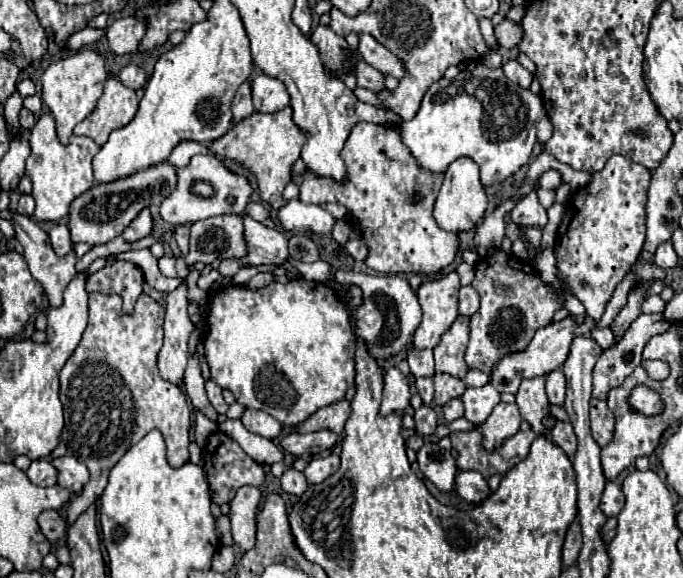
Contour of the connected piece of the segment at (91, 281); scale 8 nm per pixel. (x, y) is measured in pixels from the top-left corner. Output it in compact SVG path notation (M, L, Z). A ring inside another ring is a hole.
M108 255L108 263L88 277L86 291L106 293L106 295L120 295L124 305L122 313L132 315L134 303L144 293L144 275L142 269L130 261L120 261L114 255Z

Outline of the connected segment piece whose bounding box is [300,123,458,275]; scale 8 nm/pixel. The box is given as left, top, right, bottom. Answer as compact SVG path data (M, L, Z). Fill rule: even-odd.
M360 123L352 129L344 149L342 159L348 169L348 183L338 185L328 179L314 177L312 173L304 173L304 183L300 187L300 201L302 203L342 203L348 207L348 221L360 227L360 233L370 249L370 255L366 259L366 265L378 273L418 273L418 275L430 275L438 273L444 267L448 267L458 251L458 235L448 233L440 229L432 217L434 199L442 187L444 177L424 173L416 161L412 161L412 155L408 149L404 149L404 143L400 141L400 131L394 125L374 125L374 123ZM418 195L420 199L414 201L412 197Z

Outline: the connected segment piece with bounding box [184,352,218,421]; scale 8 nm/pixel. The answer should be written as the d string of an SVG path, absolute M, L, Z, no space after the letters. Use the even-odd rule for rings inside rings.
M197 352L189 358L187 367L184 372L184 387L188 397L192 399L192 405L202 411L208 419L216 421L218 413L212 409L208 397L206 397L206 381L202 377L200 368L199 355Z

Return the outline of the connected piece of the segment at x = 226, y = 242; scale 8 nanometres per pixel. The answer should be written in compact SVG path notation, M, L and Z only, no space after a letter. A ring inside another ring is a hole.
M220 215L192 223L190 253L186 263L202 261L212 265L224 259L238 259L248 255L244 241L244 221L238 215Z

